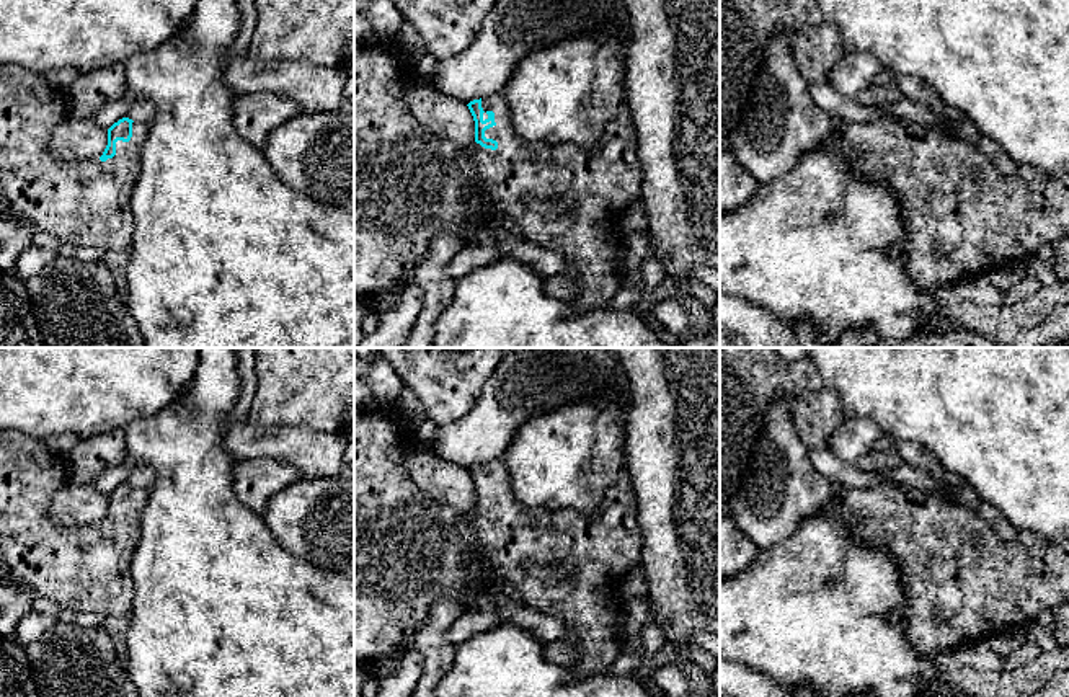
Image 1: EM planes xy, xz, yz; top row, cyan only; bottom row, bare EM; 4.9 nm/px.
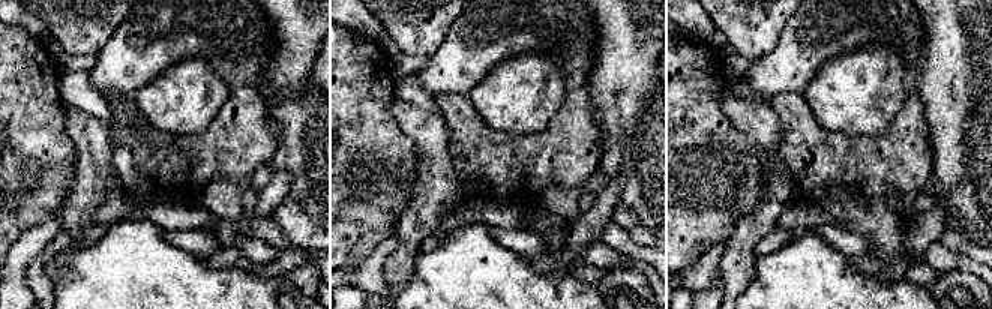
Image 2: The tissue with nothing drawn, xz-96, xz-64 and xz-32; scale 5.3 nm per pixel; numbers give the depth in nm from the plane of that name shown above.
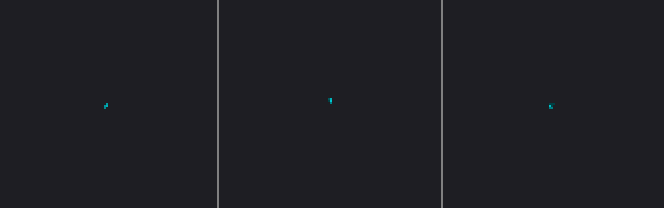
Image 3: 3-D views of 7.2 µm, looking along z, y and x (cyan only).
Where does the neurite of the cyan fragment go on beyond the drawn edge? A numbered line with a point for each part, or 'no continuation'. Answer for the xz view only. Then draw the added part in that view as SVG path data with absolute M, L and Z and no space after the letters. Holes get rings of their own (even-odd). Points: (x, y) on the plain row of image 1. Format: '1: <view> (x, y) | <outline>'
1: xz (410, 550) | M375 408L361 410L364 415L354 423L354 663L370 661L382 656L393 655L397 648L413 640L418 630L421 630L431 617L432 607L437 602L457 601L464 589L475 589L473 604L481 593L493 591L521 599L521 606L535 609L542 614L557 617L565 622L563 642L571 643L578 656L571 664L574 676L594 676L597 673L609 671L617 655L623 648L623 635L617 627L617 619L623 607L625 597L615 588L615 579L625 573L635 570L640 565L643 550L643 535L638 522L638 503L632 485L630 473L623 467L617 480L609 486L604 503L599 511L592 514L579 513L574 509L550 511L543 508L530 508L519 503L512 493L508 468L501 460L491 460L481 464L483 486L488 485L488 477L495 478L495 491L485 496L486 504L498 508L498 514L485 514L473 508L467 514L455 511L452 506L444 504L429 495L426 495L408 475L403 467L403 455L416 444L415 436L405 428L393 411L380 413Z

